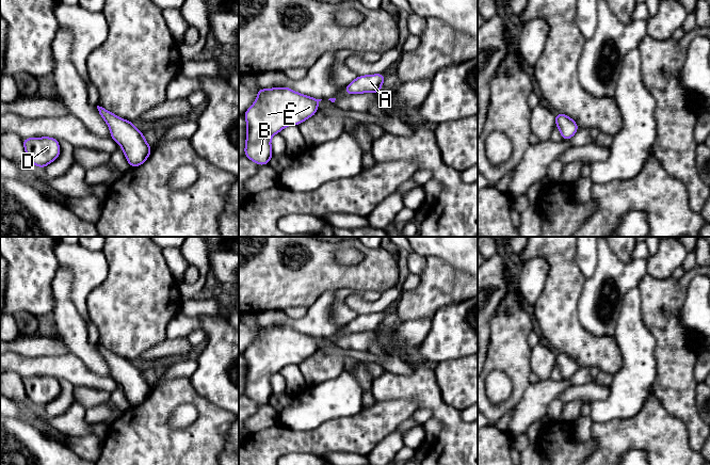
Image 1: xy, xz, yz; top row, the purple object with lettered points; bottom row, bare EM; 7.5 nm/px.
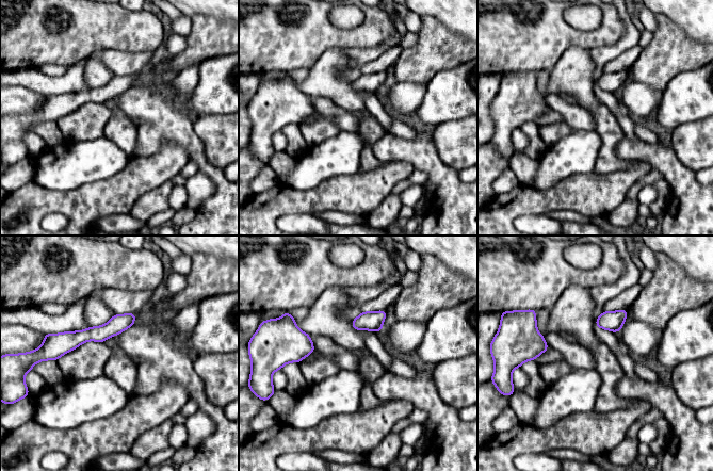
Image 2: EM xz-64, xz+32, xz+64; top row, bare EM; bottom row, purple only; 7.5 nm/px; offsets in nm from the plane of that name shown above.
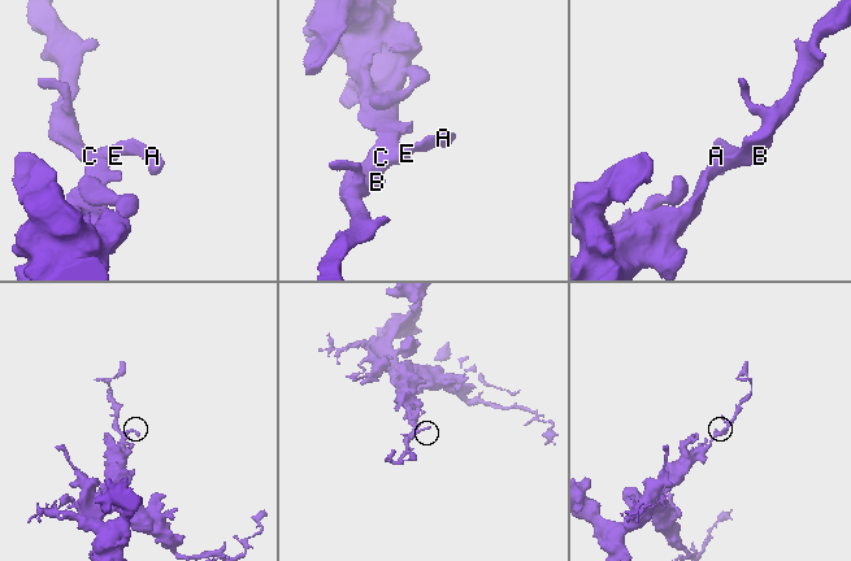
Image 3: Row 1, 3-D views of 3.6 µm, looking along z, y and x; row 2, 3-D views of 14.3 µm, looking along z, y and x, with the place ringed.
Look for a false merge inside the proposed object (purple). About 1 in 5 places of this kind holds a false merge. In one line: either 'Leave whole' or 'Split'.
Leave whole

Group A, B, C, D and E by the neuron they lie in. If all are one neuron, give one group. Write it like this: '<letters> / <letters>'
A B C D E

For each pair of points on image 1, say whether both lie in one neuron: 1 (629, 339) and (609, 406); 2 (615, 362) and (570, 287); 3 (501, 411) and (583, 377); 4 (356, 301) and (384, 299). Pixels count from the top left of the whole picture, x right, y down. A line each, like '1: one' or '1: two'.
1: one
2: one
3: two
4: one

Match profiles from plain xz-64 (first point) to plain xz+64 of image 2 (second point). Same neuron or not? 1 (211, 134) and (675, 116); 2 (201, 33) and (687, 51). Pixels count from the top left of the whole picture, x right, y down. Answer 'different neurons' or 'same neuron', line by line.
1: different neurons
2: same neuron

